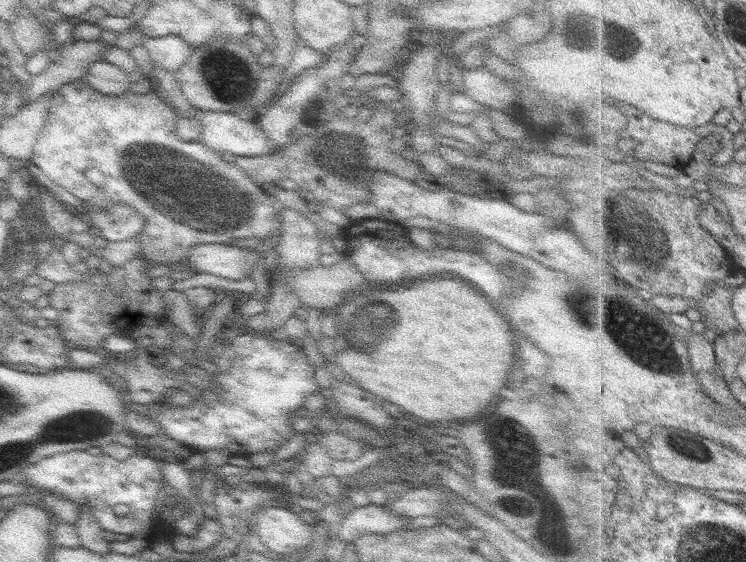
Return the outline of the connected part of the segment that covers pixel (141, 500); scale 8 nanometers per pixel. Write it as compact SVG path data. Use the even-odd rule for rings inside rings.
M71 450L60 454L49 456L44 460L32 464L22 475L22 479L29 486L34 486L38 490L44 490L67 496L73 500L74 504L86 504L90 508L90 512L97 516L99 523L103 526L103 530L109 530L114 534L128 534L128 536L136 537L140 532L145 532L151 528L153 524L152 511L154 507L160 504L158 492L163 486L164 475L161 461L150 456L141 456L137 453L130 456L127 460L117 460L112 458L109 450L106 454L99 455L89 454L85 450Z

